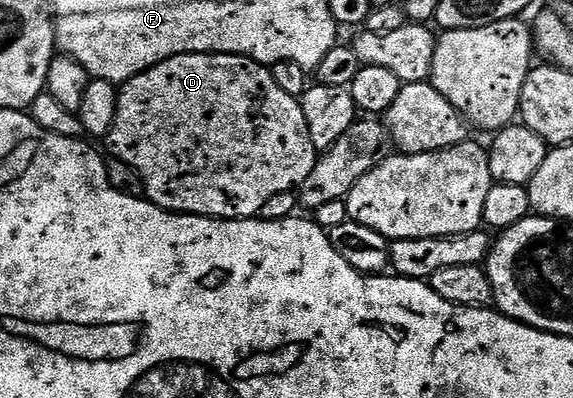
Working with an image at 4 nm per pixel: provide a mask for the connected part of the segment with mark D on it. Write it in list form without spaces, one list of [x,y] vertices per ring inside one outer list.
[[[178,55],[169,57],[153,65],[145,73],[128,79],[119,87],[119,104],[113,129],[105,140],[111,146],[111,155],[129,165],[139,175],[143,183],[143,195],[156,203],[161,209],[174,211],[181,215],[204,215],[206,219],[254,219],[262,212],[265,201],[277,197],[277,193],[295,191],[313,173],[317,152],[309,137],[309,125],[305,125],[303,104],[298,99],[289,97],[281,85],[277,85],[274,70],[270,66],[253,61],[244,55]]]

